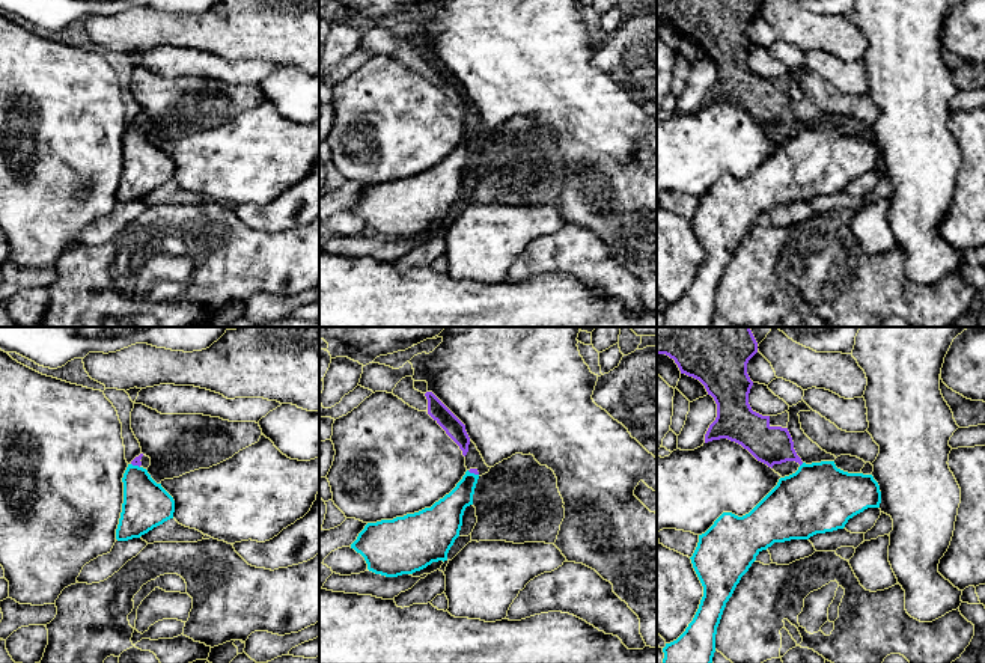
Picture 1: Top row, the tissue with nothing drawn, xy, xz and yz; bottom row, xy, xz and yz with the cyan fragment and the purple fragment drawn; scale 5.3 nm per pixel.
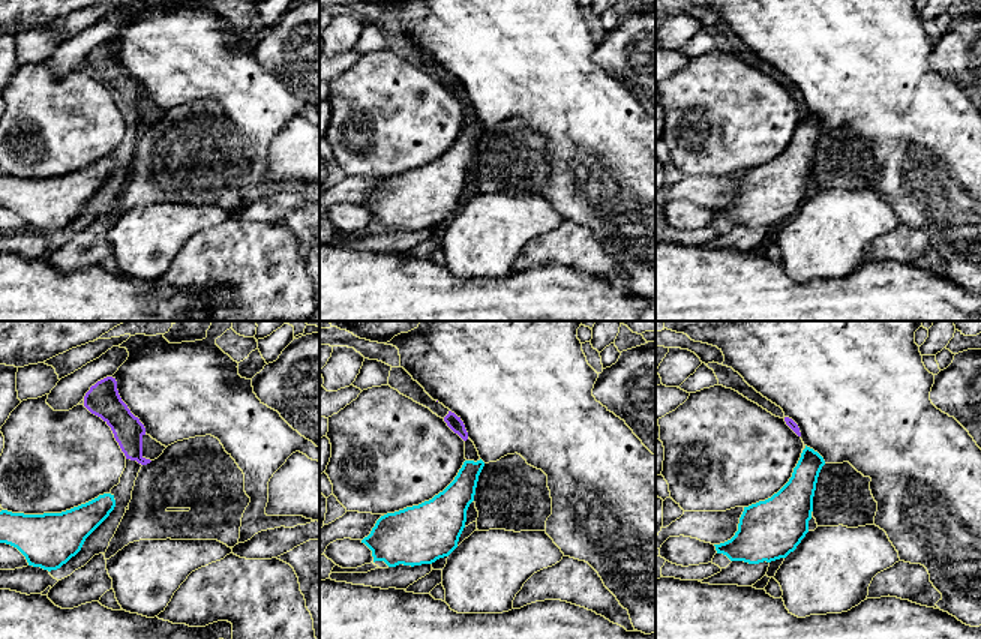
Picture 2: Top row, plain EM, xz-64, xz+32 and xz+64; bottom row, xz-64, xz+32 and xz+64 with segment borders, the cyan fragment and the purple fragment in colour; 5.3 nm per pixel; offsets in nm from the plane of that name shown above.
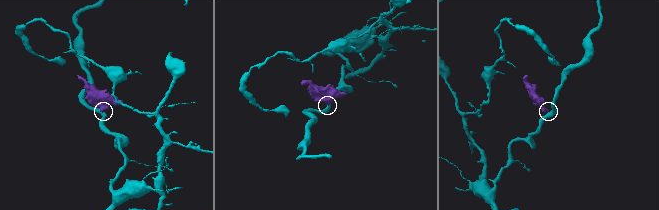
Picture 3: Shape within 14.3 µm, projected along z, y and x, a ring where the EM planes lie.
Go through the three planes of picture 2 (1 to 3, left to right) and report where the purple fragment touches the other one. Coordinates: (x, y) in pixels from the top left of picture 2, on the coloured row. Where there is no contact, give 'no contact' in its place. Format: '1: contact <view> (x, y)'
1: no contact
2: no contact
3: no contact

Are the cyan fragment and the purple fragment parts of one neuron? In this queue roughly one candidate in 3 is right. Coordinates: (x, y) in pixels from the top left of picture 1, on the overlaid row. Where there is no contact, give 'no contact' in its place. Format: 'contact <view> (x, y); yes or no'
contact yz (802, 464); no

